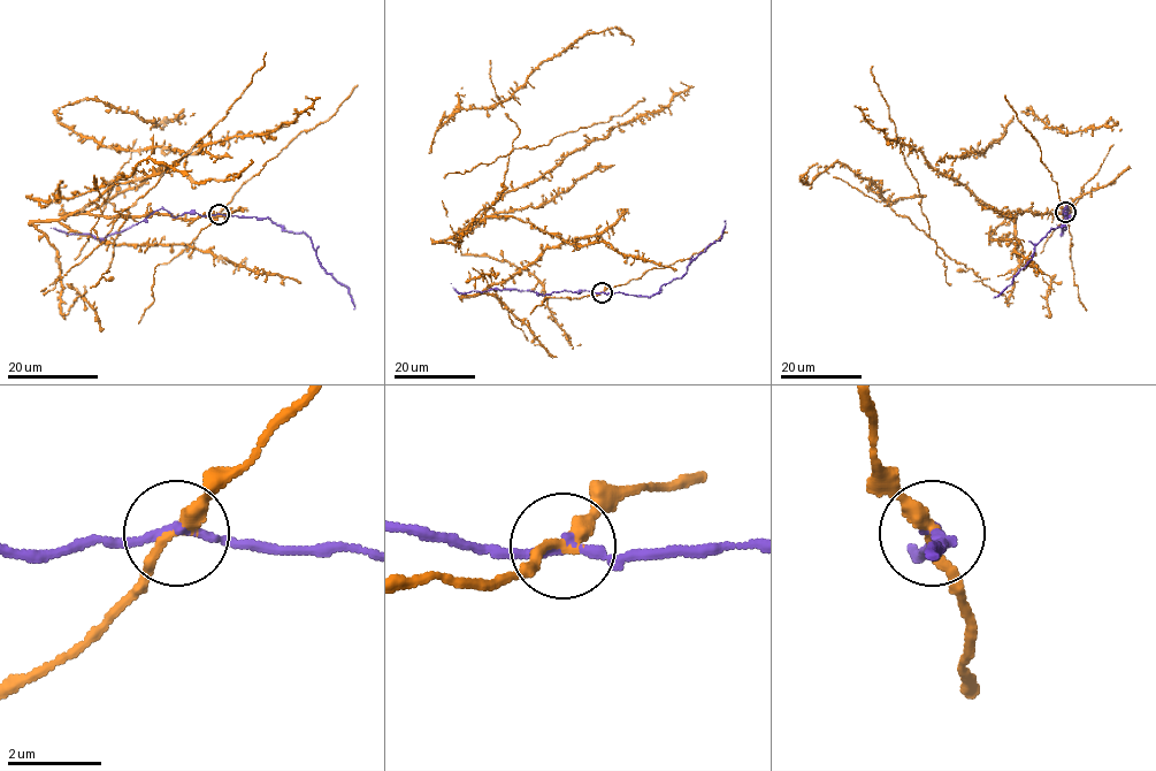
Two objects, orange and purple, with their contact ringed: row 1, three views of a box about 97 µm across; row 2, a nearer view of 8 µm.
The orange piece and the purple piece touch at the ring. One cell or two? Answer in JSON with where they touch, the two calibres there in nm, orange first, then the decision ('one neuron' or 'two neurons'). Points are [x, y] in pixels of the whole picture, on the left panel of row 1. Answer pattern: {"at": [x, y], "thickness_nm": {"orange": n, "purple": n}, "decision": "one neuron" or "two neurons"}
{"at": [219, 214], "thickness_nm": {"orange": 280, "purple": 180}, "decision": "two neurons"}

